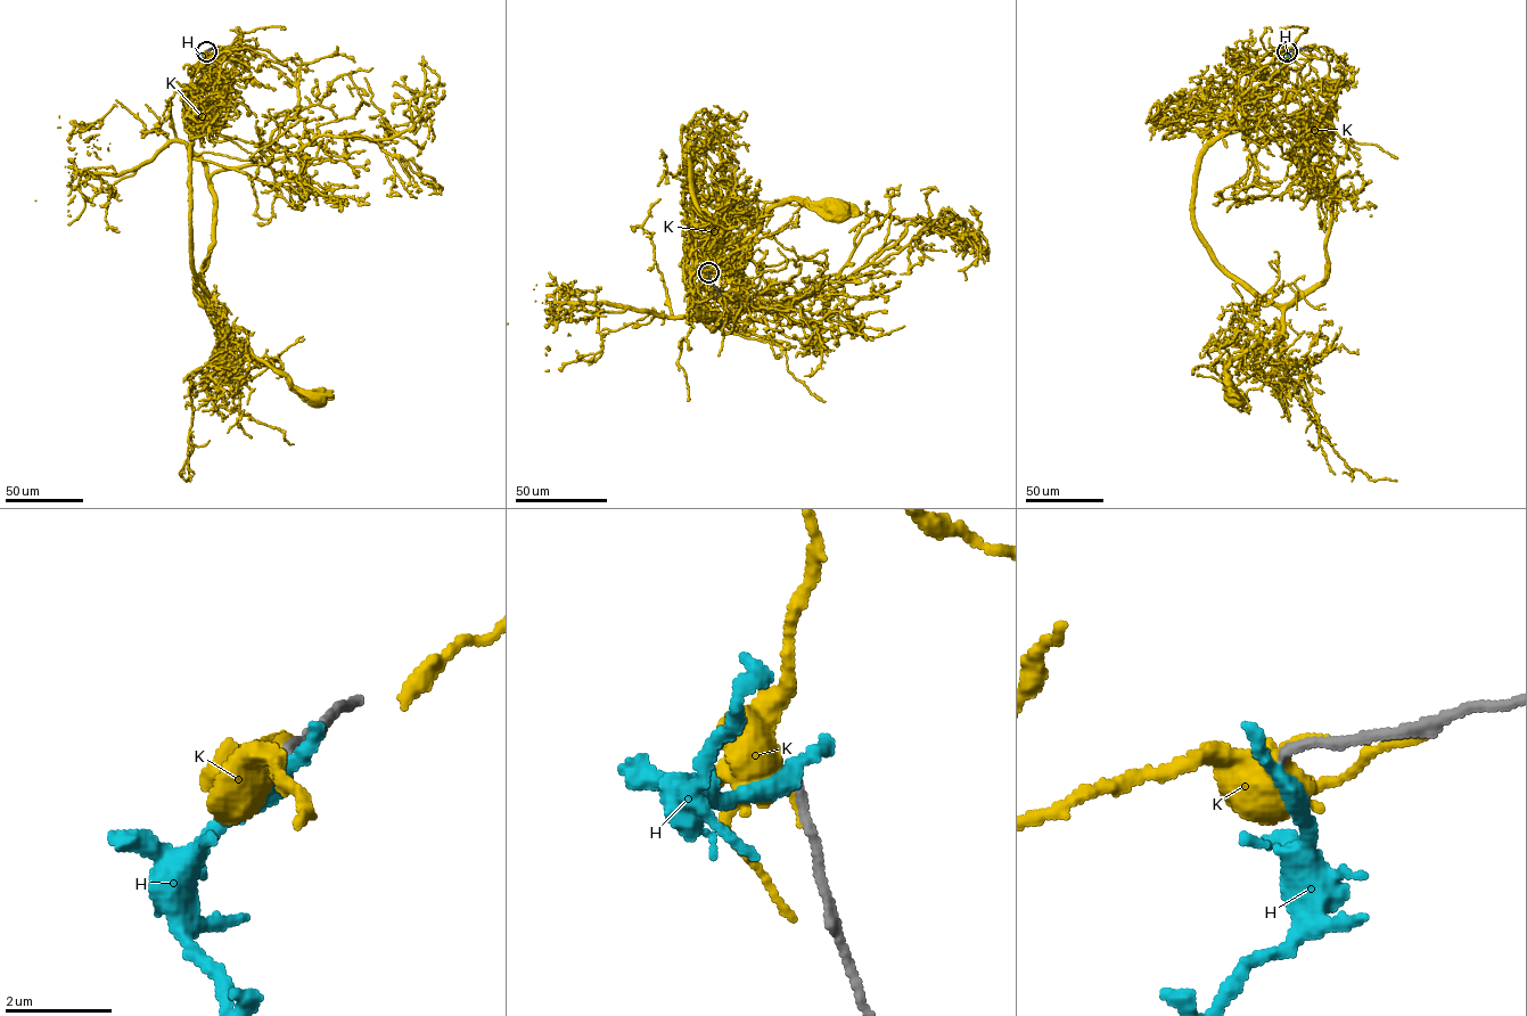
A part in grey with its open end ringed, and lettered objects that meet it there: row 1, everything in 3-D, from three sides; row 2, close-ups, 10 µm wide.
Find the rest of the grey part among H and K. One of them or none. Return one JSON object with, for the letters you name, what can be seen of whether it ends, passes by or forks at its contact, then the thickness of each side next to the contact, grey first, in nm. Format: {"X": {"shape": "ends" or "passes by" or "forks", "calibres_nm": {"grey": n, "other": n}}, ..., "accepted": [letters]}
{"accepted": []}

